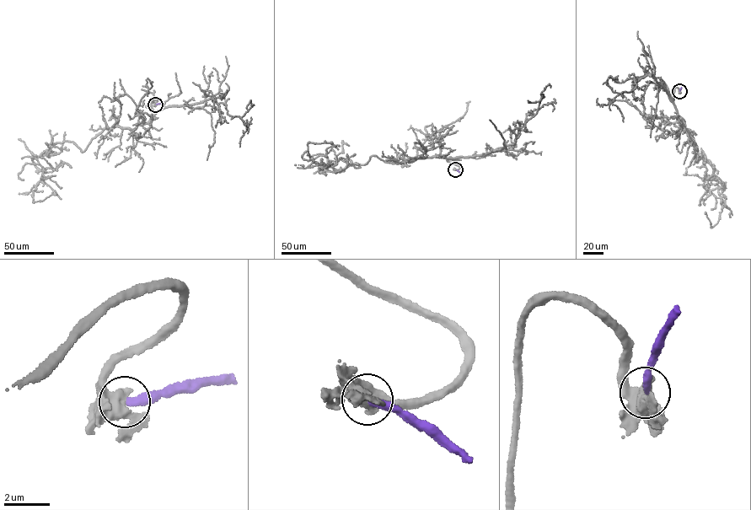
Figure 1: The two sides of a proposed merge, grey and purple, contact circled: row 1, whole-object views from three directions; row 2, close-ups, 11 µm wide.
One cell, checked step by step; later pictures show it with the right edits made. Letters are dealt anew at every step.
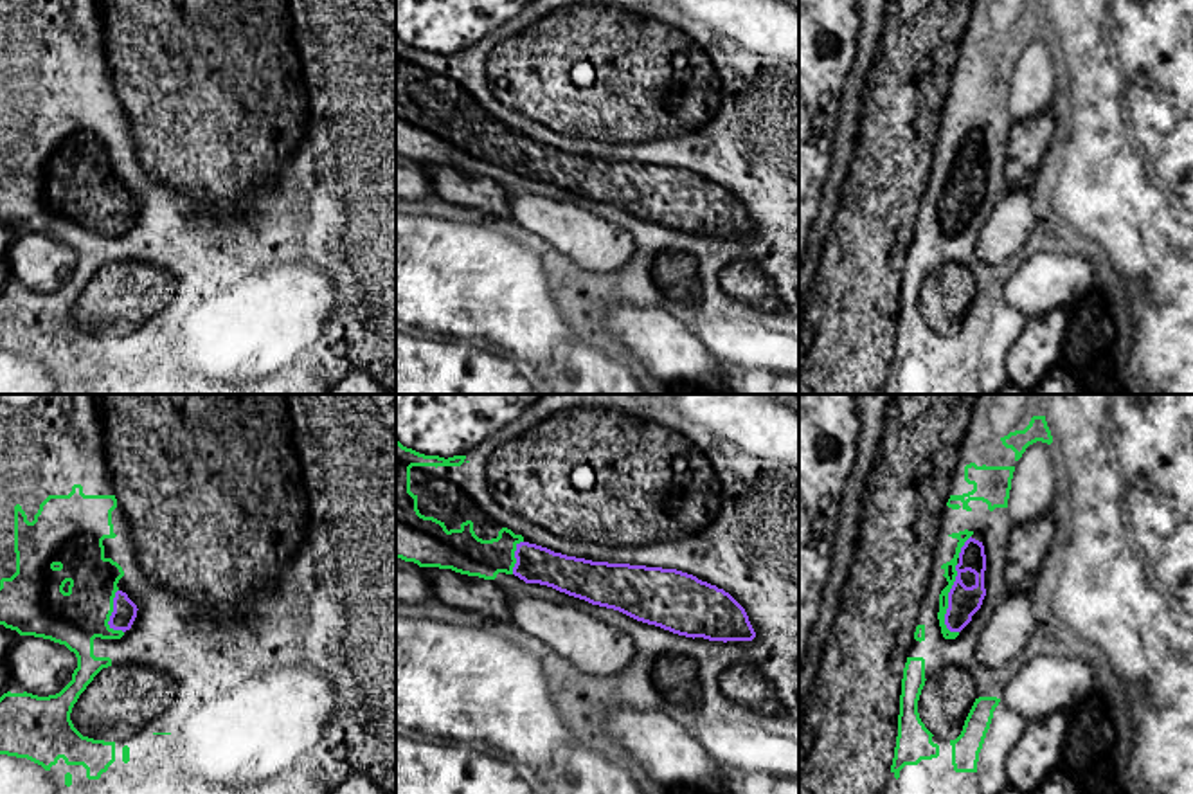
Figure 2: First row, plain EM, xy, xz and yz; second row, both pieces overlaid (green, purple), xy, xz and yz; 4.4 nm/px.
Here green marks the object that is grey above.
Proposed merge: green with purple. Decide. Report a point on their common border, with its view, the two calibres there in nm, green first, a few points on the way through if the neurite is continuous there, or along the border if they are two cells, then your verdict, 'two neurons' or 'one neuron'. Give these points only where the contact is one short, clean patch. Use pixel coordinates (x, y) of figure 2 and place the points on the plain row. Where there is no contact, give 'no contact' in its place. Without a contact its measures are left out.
meets green in yz at (947, 195); 60 nm thick on the green side, 140 nm on the other; runs through yz (950, 170), (952, 184), (947, 195), (963, 198); one neuron

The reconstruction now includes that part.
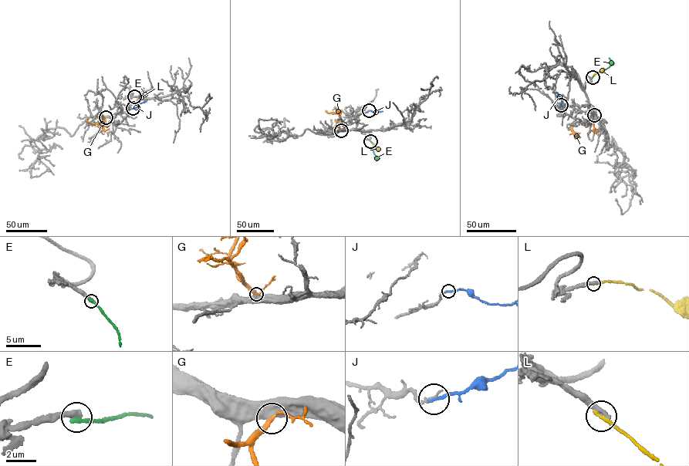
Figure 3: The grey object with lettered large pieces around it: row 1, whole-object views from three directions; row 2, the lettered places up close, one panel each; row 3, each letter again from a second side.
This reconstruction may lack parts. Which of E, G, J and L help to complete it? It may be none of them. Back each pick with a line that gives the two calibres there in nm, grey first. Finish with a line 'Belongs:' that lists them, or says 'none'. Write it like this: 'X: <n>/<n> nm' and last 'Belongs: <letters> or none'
G: 650/260 nm
Belongs: G

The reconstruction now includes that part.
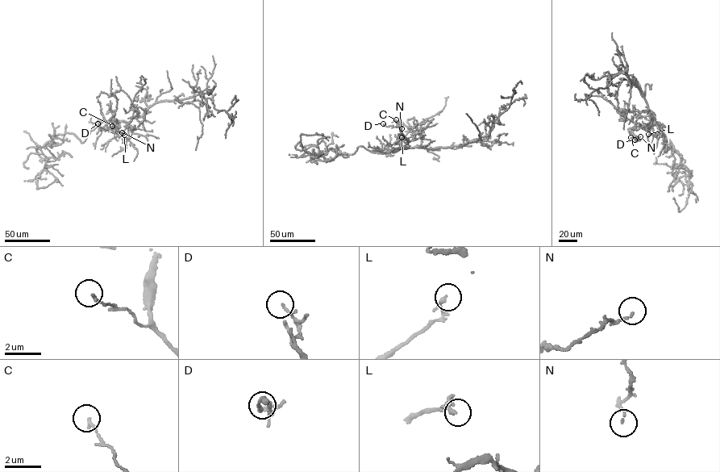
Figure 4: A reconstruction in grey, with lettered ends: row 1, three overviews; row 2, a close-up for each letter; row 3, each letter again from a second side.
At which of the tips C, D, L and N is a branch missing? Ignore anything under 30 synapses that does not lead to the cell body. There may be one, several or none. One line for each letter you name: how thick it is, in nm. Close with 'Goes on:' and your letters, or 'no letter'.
Goes on: no letter

